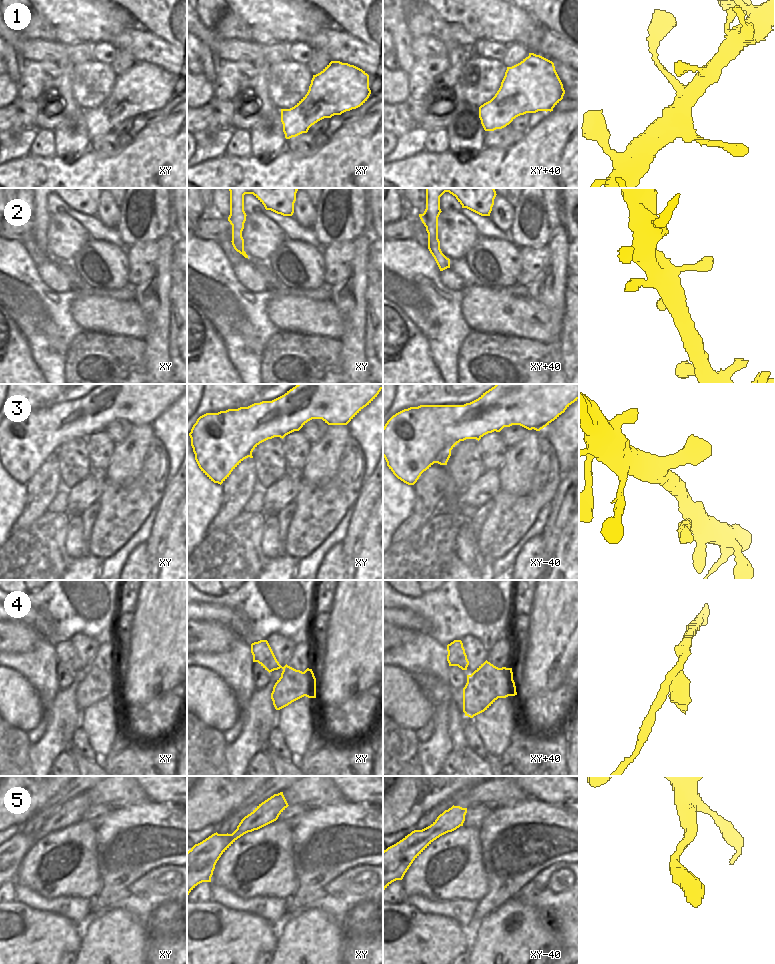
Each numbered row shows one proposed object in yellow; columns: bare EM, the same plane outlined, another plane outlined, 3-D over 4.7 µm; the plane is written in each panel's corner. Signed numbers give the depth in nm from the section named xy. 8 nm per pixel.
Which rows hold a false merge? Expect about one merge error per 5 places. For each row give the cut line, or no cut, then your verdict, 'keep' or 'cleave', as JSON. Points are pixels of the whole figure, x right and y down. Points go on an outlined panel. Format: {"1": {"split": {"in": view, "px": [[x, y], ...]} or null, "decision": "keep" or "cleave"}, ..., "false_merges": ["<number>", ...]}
{"1": {"split": null, "decision": "keep"}, "2": {"split": null, "decision": "keep"}, "3": {"split": null, "decision": "keep"}, "4": {"split": null, "decision": "keep"}, "5": {"split": null, "decision": "keep"}, "false_merges": []}

